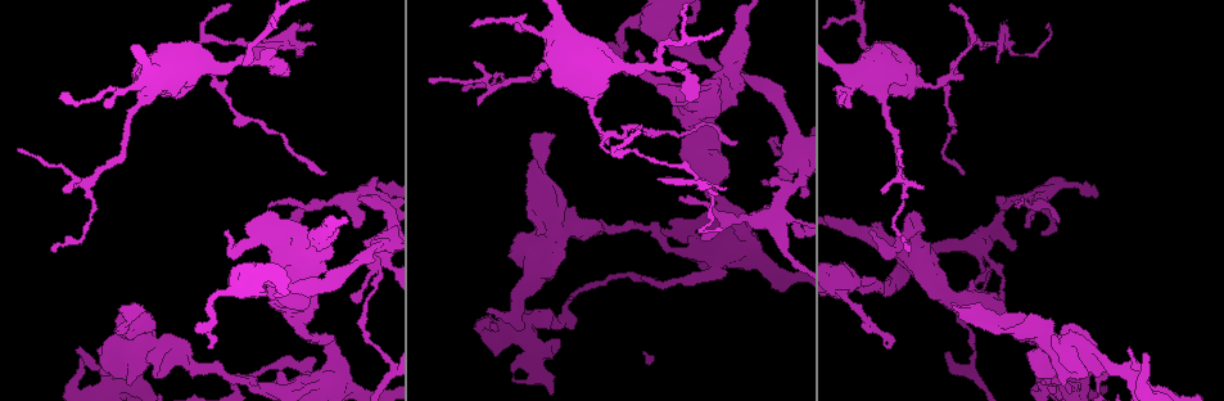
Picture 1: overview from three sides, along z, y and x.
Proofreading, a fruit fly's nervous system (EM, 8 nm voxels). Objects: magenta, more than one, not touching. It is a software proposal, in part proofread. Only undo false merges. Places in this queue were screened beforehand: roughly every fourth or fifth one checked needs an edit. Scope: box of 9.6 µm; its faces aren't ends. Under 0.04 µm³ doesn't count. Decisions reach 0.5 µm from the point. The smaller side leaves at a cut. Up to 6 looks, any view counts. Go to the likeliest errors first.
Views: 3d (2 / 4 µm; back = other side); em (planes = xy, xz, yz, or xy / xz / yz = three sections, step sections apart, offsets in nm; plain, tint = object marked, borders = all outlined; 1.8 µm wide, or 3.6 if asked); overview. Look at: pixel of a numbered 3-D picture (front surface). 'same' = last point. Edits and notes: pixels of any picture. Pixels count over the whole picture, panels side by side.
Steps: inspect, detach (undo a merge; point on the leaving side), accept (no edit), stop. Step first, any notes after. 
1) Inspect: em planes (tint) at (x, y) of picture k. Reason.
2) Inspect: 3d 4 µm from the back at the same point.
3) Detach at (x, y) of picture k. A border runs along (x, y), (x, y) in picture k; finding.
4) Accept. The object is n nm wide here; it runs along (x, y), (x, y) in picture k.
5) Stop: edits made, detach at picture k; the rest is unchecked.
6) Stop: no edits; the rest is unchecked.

Inspect: em planes (tint) at (653, 68) of picture 1. Branch point.

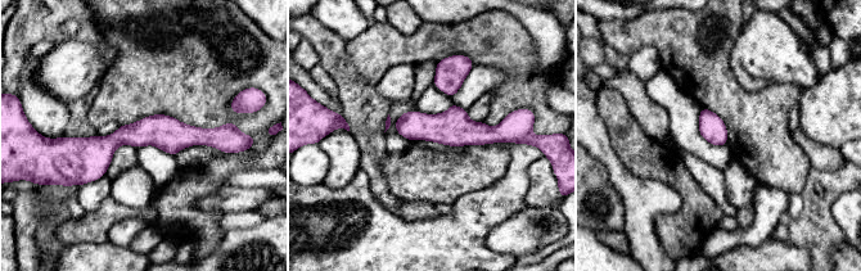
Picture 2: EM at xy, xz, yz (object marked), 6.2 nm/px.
Accept. It runs along (221, 130), (67, 140) in picture 2; continuous, no second cell.

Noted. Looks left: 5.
Inspect: 3d 2 µm at (777, 214) of picture 1. Four-way junction.

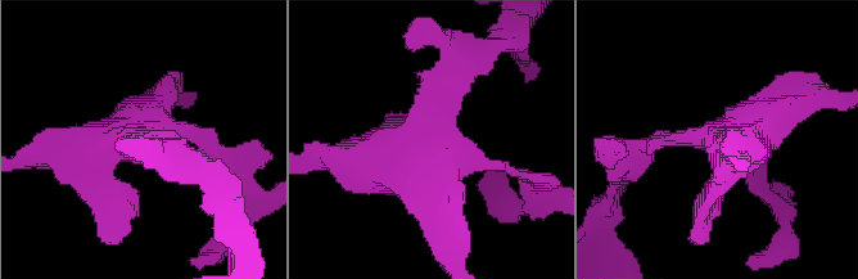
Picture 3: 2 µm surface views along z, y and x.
Inspect: em planes (tint) at (420, 152) of picture 3.

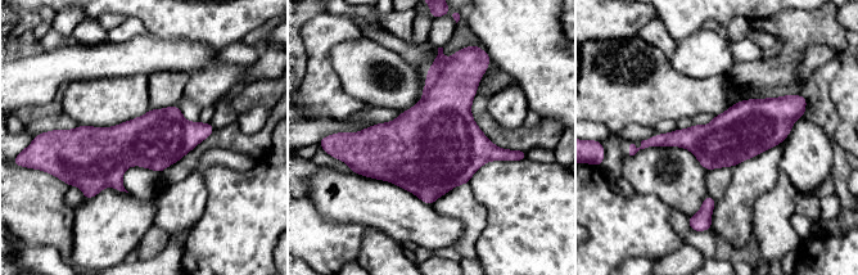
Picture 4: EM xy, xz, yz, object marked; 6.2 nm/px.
Accept. All the same cell.

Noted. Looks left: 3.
Inspect: em xz step 8 (tint) at (110, 387) of picture 1. Abrupt turn.

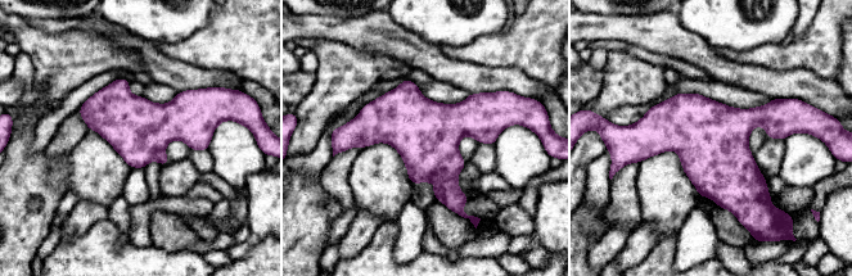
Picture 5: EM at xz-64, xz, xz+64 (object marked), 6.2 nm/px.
Inspect: em planes (tint) at the same point.

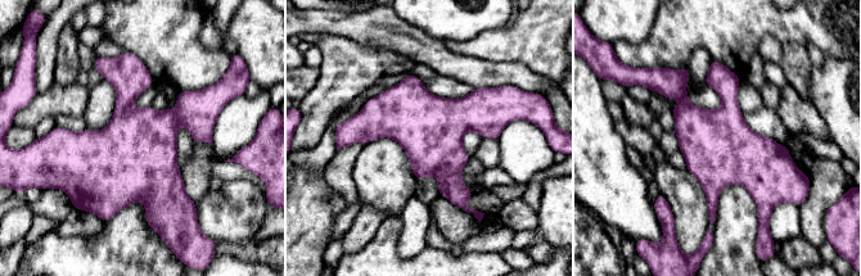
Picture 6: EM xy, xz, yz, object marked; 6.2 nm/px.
Accept. One cell here.

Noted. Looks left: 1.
Stop: no edits; the rest is unchecked.

